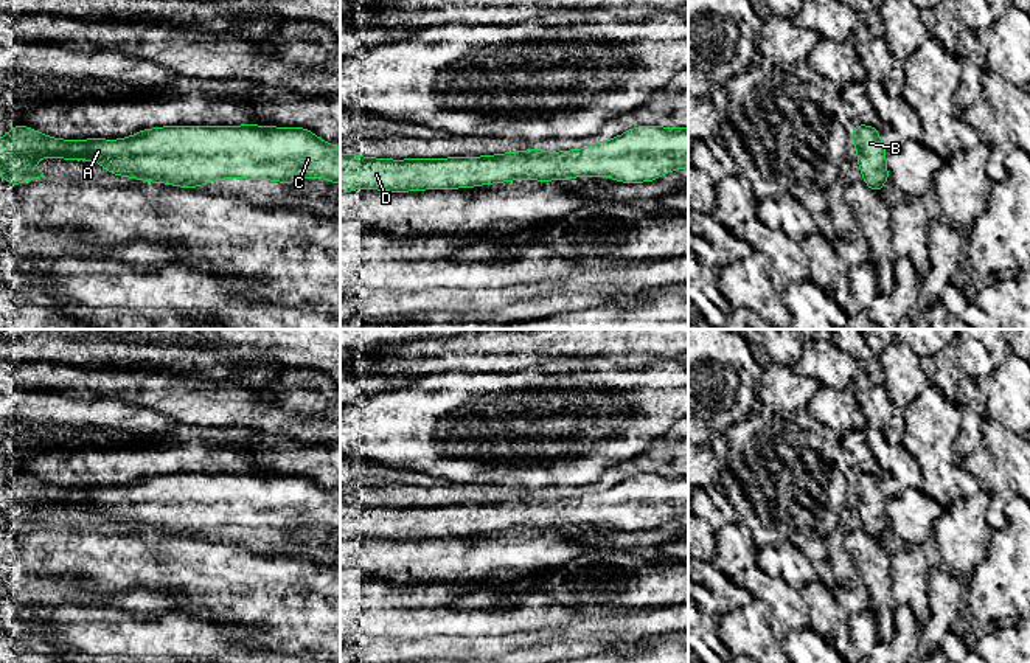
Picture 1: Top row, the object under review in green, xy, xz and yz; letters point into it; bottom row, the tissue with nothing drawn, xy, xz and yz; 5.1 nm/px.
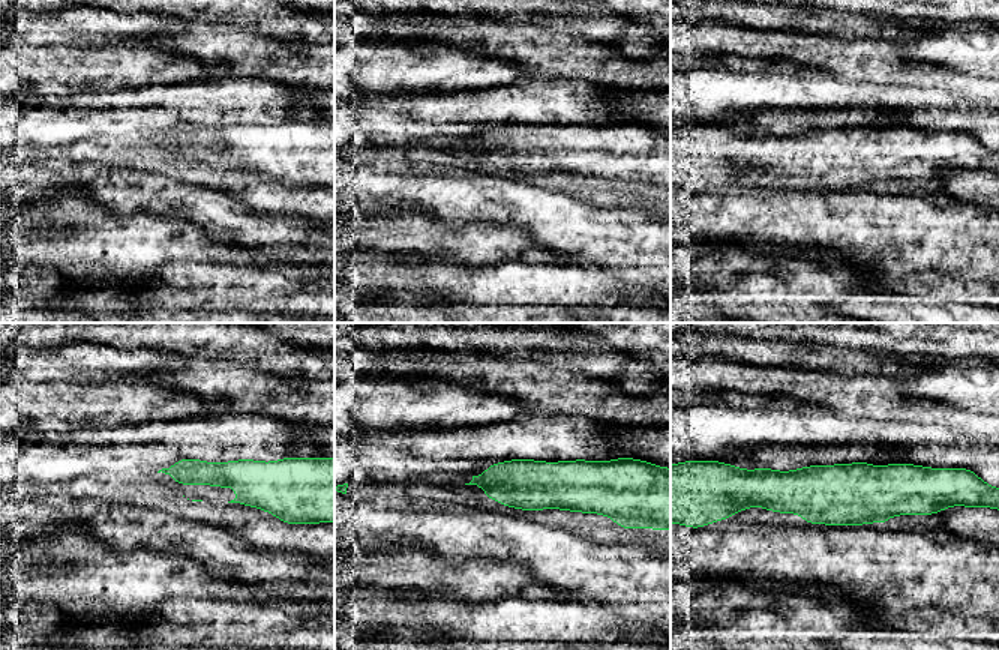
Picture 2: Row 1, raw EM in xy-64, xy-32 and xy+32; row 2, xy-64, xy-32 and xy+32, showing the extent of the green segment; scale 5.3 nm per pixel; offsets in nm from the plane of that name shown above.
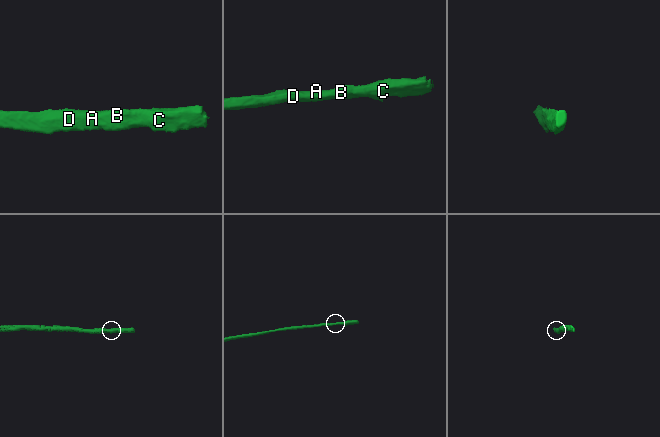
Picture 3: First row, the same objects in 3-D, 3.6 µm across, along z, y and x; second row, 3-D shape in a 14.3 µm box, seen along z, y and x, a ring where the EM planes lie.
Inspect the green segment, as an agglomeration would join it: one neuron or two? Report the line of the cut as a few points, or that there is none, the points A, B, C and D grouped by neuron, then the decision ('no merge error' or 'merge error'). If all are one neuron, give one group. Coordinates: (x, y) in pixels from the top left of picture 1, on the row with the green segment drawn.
no cut; A B C D; no merge error

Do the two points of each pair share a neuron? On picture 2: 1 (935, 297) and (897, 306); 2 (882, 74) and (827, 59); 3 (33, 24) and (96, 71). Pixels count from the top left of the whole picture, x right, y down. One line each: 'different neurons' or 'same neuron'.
1: same neuron
2: same neuron
3: different neurons

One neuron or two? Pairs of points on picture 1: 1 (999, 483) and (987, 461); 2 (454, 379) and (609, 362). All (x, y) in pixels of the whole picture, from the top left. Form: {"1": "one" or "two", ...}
{"1": "one", "2": "one"}

